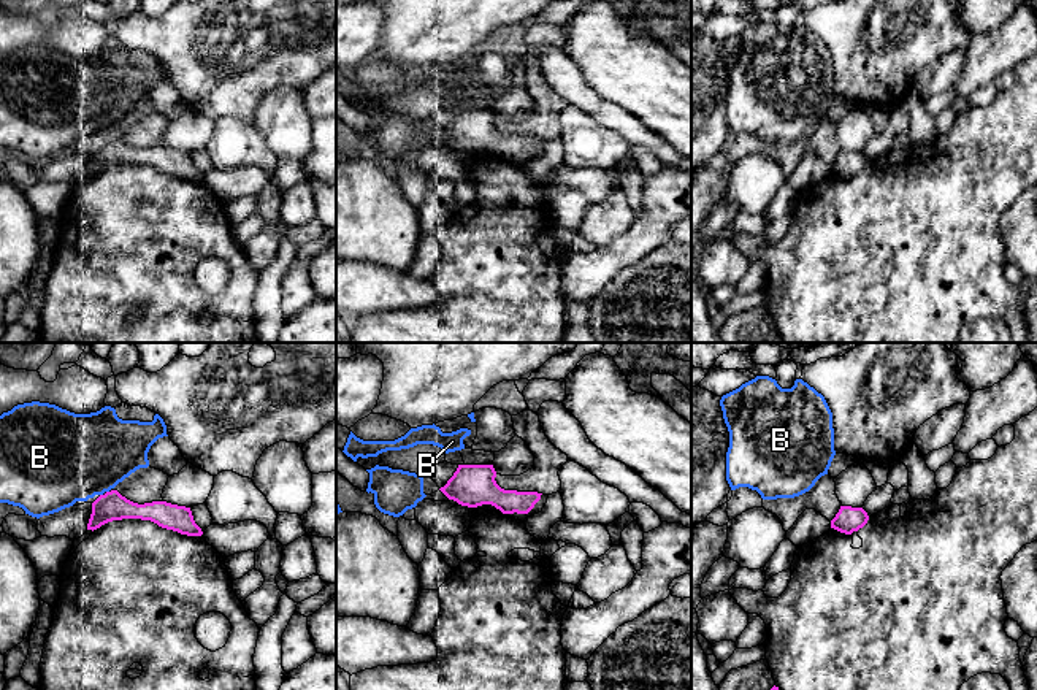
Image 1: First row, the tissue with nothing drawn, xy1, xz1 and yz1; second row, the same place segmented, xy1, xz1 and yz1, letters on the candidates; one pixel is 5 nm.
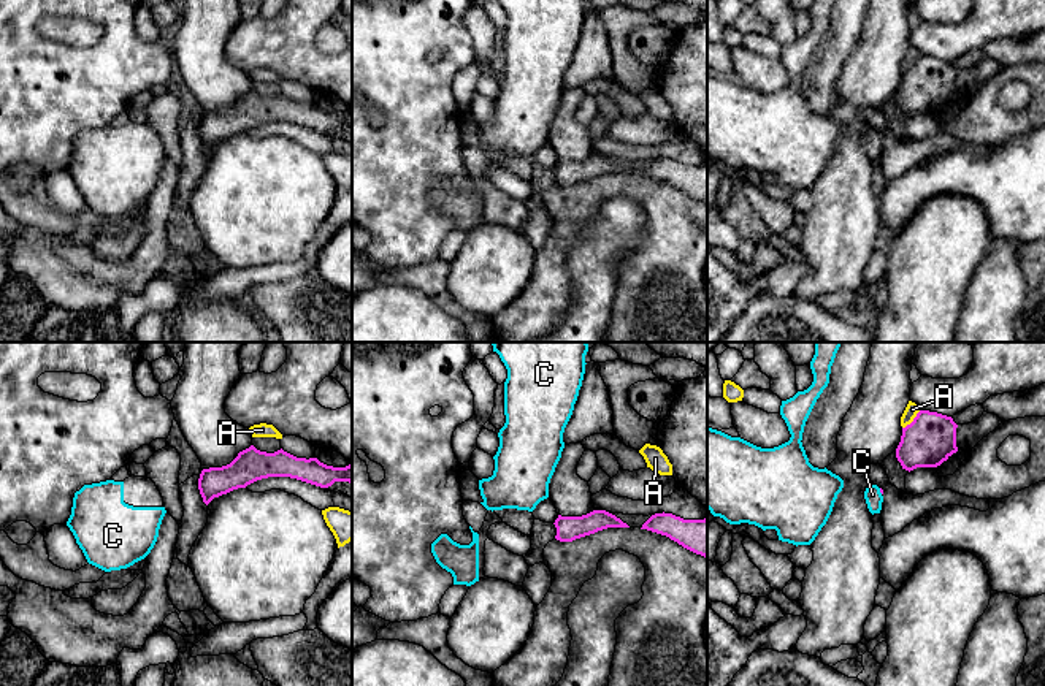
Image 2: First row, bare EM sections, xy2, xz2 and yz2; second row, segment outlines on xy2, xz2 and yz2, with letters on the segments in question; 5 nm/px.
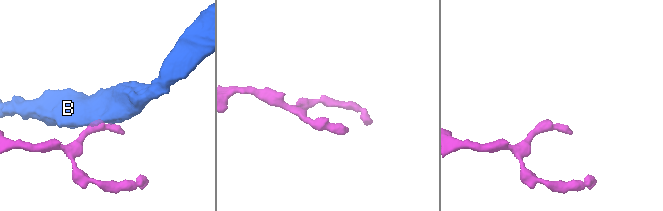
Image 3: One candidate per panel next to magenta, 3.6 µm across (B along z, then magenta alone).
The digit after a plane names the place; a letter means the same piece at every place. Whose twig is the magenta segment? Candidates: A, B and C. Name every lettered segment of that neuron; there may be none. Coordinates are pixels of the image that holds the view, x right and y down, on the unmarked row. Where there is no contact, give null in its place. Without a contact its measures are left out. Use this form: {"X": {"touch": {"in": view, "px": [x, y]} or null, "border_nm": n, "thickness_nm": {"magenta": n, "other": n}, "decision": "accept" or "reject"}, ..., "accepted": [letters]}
{"A": {"touch": {"in": "yz2", "px": [914, 65]}, "border_nm": 130, "thickness_nm": {"magenta": 260, "other": 70}, "decision": "reject"}, "B": {"touch": null, "decision": "reject"}, "C": {"touch": {"in": "yz2", "px": [880, 137]}, "border_nm": 40, "thickness_nm": {"magenta": 20, "other": 90}, "decision": "accept"}, "accepted": ["C"]}

